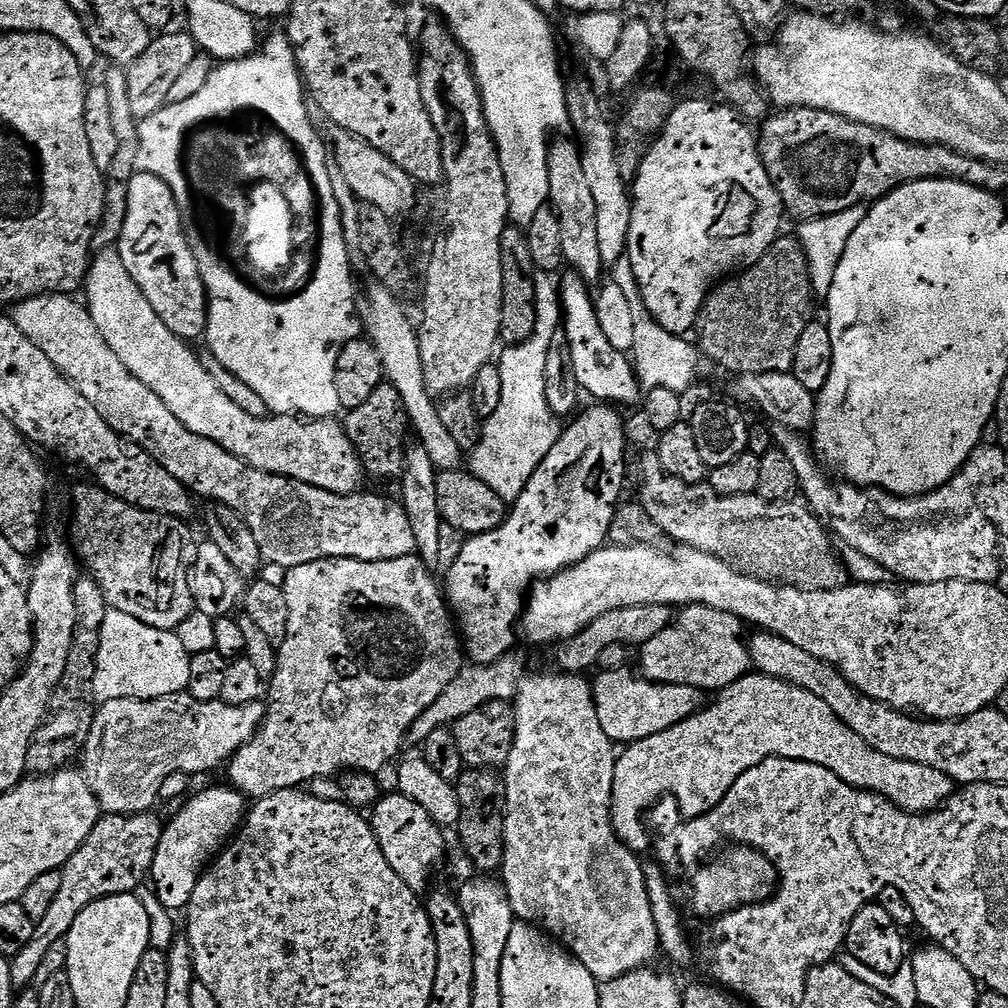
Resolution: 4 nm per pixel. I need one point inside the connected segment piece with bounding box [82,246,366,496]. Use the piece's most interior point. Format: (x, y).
(316, 451)

